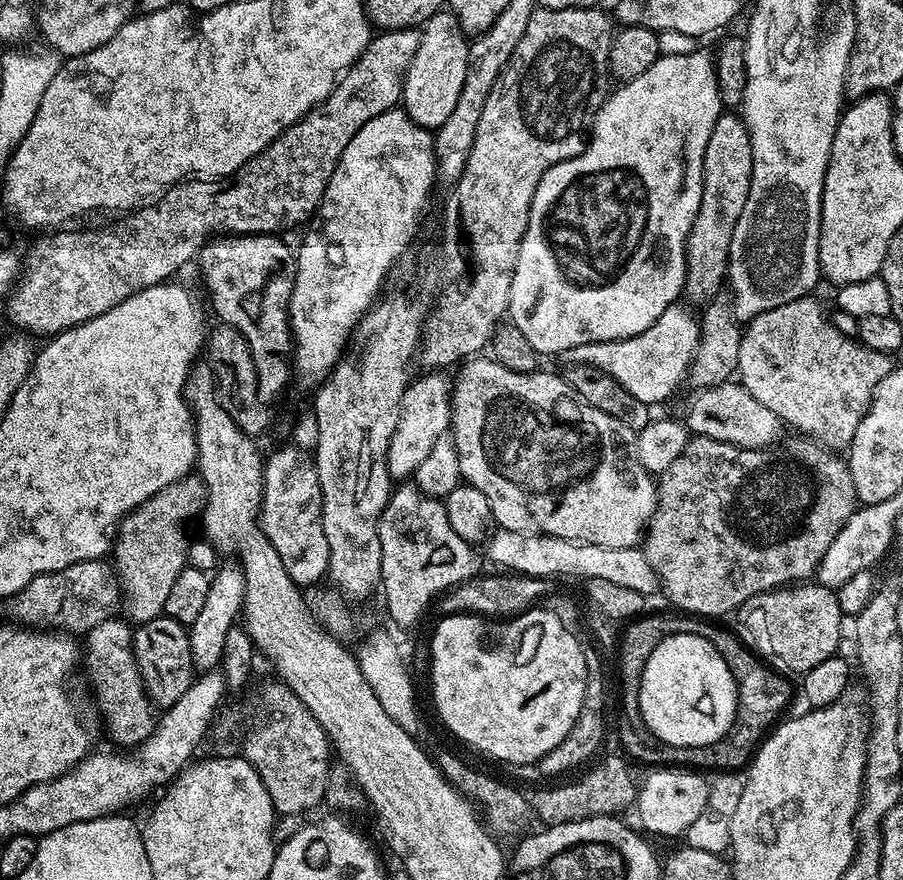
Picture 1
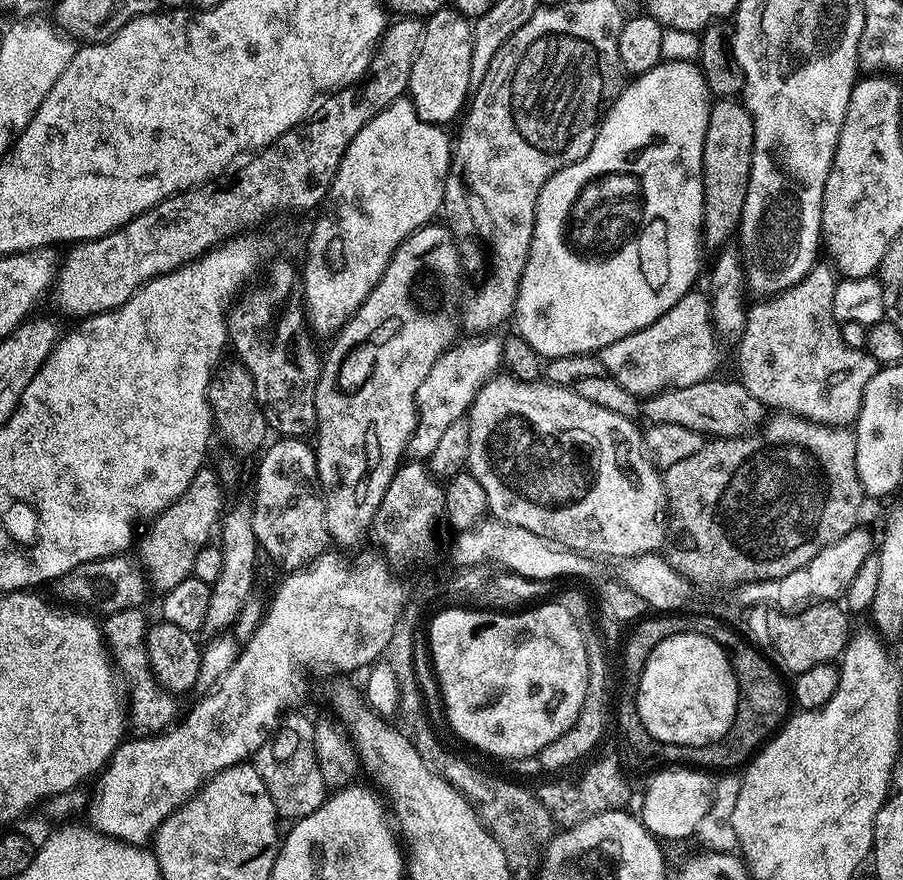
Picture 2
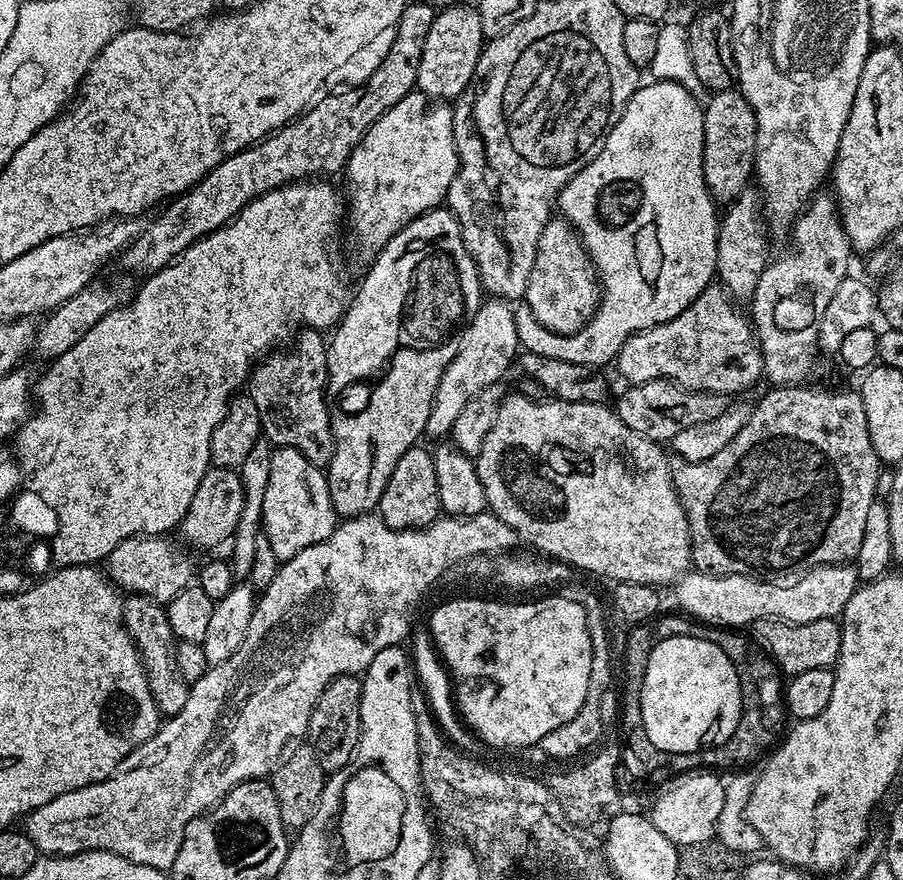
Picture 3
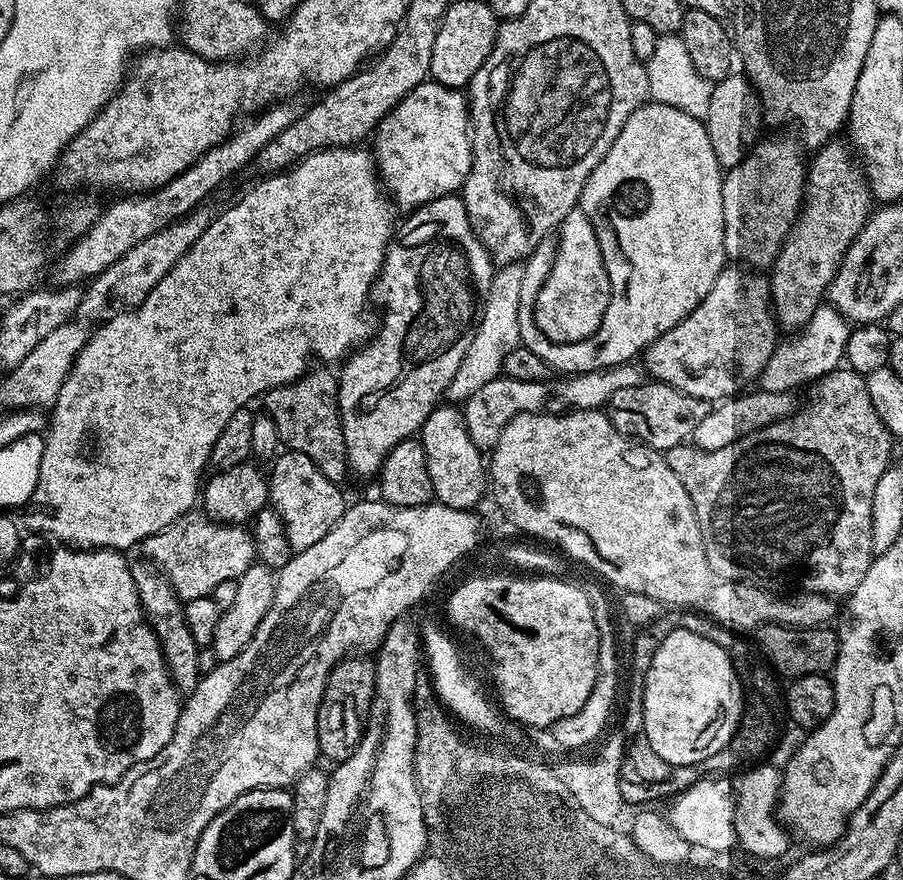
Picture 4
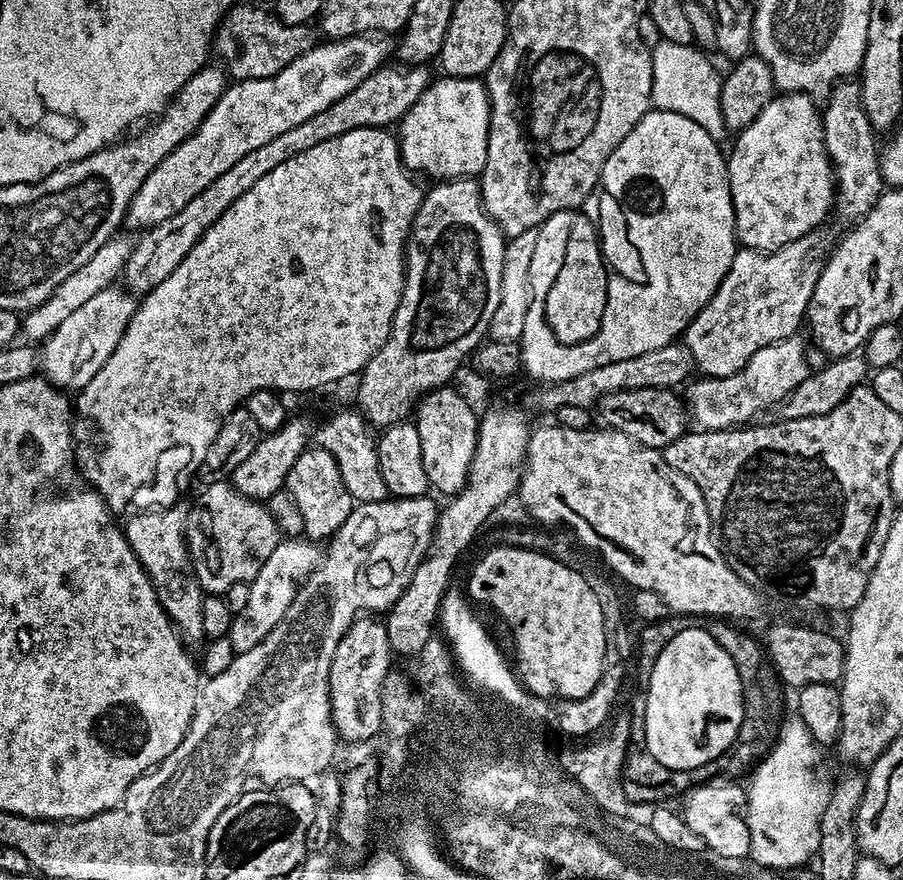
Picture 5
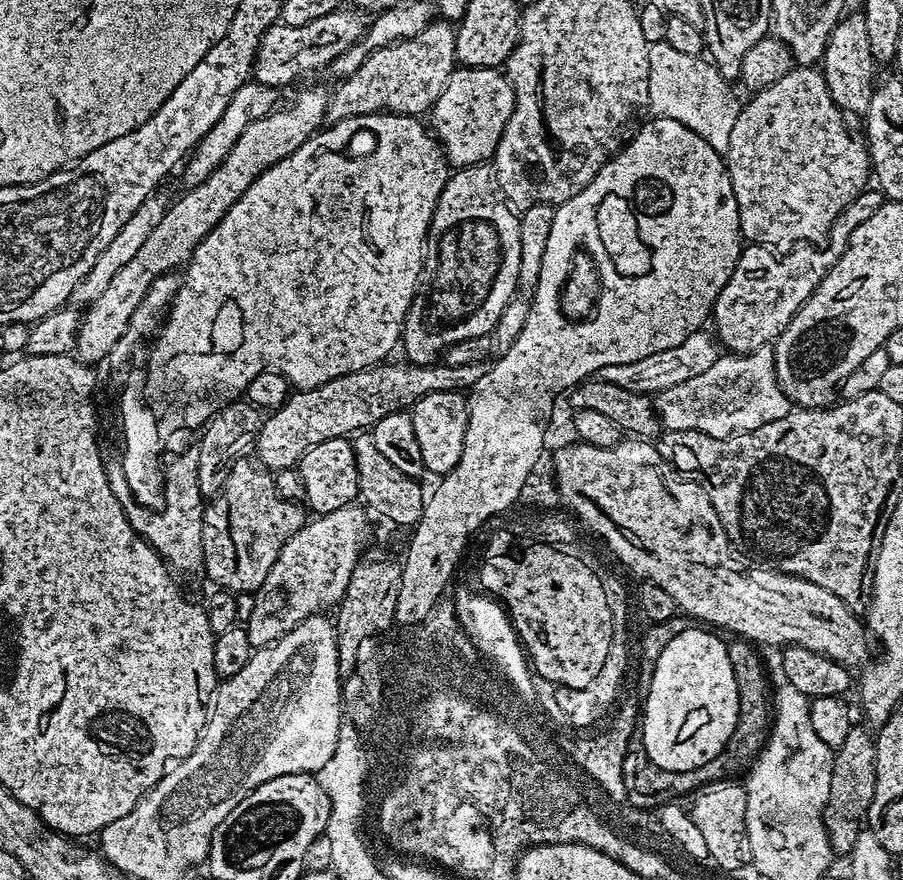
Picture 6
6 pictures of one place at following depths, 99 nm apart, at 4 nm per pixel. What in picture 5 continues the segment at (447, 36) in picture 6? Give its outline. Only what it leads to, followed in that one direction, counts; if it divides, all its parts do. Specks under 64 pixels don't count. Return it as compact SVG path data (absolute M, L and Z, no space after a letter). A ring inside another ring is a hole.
M399 67L377 68L374 74L370 74L370 78L366 78L366 82L354 86L350 94L338 98L334 106L326 106L322 114L314 114L314 118L306 118L306 122L286 130L286 134L278 134L274 142L266 142L266 146L250 150L250 154L246 154L242 162L234 162L234 166L230 166L230 170L226 170L222 178L210 182L210 186L206 186L206 190L202 190L202 194L198 194L198 198L193 198L187 206L182 206L182 210L178 210L174 218L166 218L166 222L158 226L143 229L139 233L140 240L138 236L133 243L132 253L124 267L123 287L142 298L146 293L153 292L162 282L166 282L166 278L170 278L170 274L178 270L178 262L182 262L182 258L186 258L186 254L194 250L202 234L206 234L206 230L214 226L214 222L218 222L218 218L222 218L222 214L226 214L226 210L230 210L230 206L234 206L234 202L238 202L238 198L242 198L242 194L246 194L246 190L250 190L254 182L258 182L258 178L270 174L274 166L282 166L286 158L294 158L294 154L302 154L302 150L310 150L310 146L318 146L318 142L326 142L326 138L338 138L338 134L346 134L350 130L387 129L395 125L410 110L410 106L418 102L430 83L427 67Z

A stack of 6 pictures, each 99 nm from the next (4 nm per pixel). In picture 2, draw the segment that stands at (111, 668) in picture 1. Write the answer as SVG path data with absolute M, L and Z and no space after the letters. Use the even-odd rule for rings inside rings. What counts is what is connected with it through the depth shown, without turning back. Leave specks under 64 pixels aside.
M140 608L109 612L103 617L102 631L115 667L119 669L126 681L126 696L130 701L131 727L137 728L140 731L137 733L140 734L159 734L177 723L177 697L156 680L151 670L150 654L147 653L150 620L147 620L142 613ZM126 679L128 679L128 684Z

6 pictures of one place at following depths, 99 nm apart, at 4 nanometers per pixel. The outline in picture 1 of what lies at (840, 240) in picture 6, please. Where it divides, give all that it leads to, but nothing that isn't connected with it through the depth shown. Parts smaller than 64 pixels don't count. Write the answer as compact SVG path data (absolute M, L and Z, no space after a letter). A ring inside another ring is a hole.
M684 302L671 304L666 310L662 310L662 314L649 328L642 330L642 334L621 340L611 340L610 342L590 342L582 346L574 346L563 352L562 360L565 360L565 365L568 366L585 364L588 368L602 370L613 376L622 386L626 386L626 390L630 390L630 394L634 394L634 398L639 398L650 406L657 406L656 404L662 403L663 400L670 399L672 391L680 383L685 383L688 370L692 367L692 359L698 350L698 342L700 341L700 320L697 313L695 316L691 310L693 311Z

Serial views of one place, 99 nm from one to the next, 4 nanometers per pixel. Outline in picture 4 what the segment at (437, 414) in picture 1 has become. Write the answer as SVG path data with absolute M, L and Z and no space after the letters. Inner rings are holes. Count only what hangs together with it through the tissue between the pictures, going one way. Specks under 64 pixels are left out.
M519 263L506 264L493 271L490 290L486 294L484 303L484 313L480 316L480 324L448 387L446 396L449 401L466 401L470 398L470 394L474 394L474 390L479 390L480 387L486 386L486 382L495 380L501 375L506 354L510 354L510 350L521 347L518 306L521 301L522 272Z

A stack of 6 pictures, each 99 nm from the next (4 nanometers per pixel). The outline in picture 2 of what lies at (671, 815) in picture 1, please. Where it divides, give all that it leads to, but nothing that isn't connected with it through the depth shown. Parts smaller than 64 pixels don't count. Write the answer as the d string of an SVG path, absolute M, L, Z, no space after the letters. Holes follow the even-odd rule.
M664 766L648 780L639 819L653 836L664 840L684 840L696 836L698 824L710 810L714 780L707 771L695 766Z

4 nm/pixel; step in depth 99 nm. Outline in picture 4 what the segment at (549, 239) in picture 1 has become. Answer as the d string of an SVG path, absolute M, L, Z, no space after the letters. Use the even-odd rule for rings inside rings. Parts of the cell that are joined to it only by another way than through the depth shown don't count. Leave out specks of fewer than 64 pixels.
M645 102L641 104L638 110L634 110L634 114L630 114L630 118L622 126L622 130L618 134L616 141L612 143L612 149L604 155L604 159L590 174L590 178L584 183L584 189L580 195L580 203L578 207L585 212L586 216L593 224L593 228L597 234L597 240L601 244L601 254L604 259L604 266L609 274L610 286L612 287L612 297L610 304L606 308L605 316L602 318L601 325L592 336L584 341L578 341L576 344L555 344L554 347L548 348L550 338L544 337L540 340L542 333L539 329L531 331L527 328L520 333L521 340L528 336L527 342L523 347L527 348L530 344L530 350L536 348L534 354L538 354L538 358L542 358L548 363L549 369L556 368L563 374L575 374L578 372L593 372L599 368L612 368L616 364L626 364L635 361L637 357L643 353L644 349L650 347L656 339L662 334L666 334L666 330L670 330L674 326L678 326L678 322L682 322L682 318L686 318L686 314L690 314L694 310L694 306L698 306L706 298L706 294L710 294L710 286L714 282L714 278L718 278L718 274L726 267L726 257L724 254L724 223L722 222L722 169L718 158L714 158L714 146L710 146L710 138L707 130L704 129L703 119L699 116L691 116L682 110L678 110L674 106L666 104L657 104L655 102Z

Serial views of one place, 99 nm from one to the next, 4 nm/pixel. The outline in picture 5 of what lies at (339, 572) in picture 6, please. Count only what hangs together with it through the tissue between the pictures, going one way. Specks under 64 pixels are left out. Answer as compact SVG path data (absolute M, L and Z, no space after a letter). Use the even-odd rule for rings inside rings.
M284 538L276 545L274 554L262 562L262 570L248 585L250 598L246 598L246 606L235 613L232 617L232 625L228 631L227 638L232 643L236 654L246 650L254 650L278 622L282 622L282 614L290 608L290 602L294 602L296 590L304 583L304 579L316 568L321 559L322 552L313 541L307 538Z

